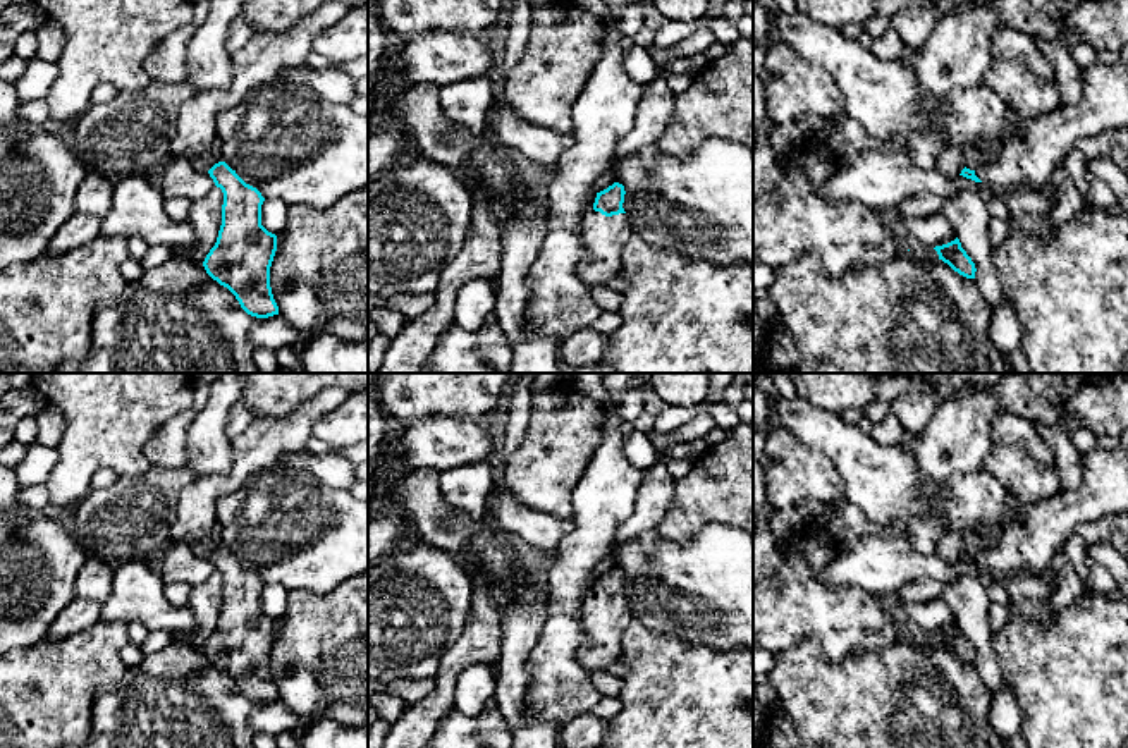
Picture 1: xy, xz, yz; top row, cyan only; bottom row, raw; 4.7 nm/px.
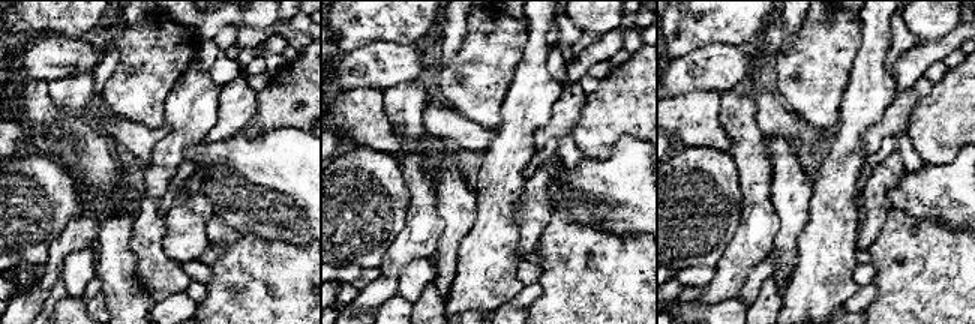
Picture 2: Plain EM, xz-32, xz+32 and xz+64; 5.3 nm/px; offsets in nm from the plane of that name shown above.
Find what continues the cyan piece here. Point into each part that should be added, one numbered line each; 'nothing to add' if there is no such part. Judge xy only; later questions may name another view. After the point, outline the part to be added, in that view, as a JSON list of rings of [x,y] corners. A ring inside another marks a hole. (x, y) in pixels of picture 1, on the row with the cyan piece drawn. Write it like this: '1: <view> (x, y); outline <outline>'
nothing to add

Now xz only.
1: xz (604, 238); outline [[[592,210],[583,227],[583,248],[588,260],[578,267],[578,277],[590,287],[607,285],[621,275],[621,253],[633,236],[626,213],[605,217]]]

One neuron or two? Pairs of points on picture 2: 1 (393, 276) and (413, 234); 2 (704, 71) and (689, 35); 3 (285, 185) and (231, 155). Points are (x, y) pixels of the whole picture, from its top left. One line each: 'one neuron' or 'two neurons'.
1: one neuron
2: two neurons
3: one neuron

